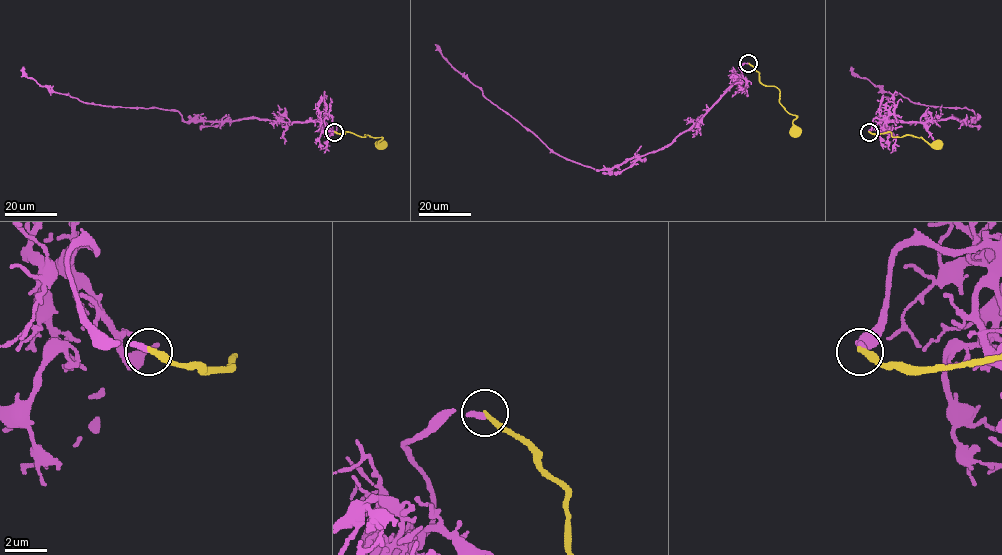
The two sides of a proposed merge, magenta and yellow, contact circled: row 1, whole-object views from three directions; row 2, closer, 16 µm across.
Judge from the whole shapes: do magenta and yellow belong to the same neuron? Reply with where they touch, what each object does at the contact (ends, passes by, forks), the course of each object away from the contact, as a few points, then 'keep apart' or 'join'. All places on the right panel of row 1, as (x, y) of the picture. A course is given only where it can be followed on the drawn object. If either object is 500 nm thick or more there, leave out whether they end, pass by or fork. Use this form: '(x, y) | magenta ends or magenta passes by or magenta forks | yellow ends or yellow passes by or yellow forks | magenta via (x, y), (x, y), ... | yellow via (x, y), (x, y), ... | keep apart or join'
(869, 132) | magenta ends | yellow ends | magenta via (868, 131), (874, 118), (974, 122), (975, 114), (884, 92), (851, 66) | yellow via (868, 131), (889, 132), (895, 137), (909, 135), (936, 145) | join

